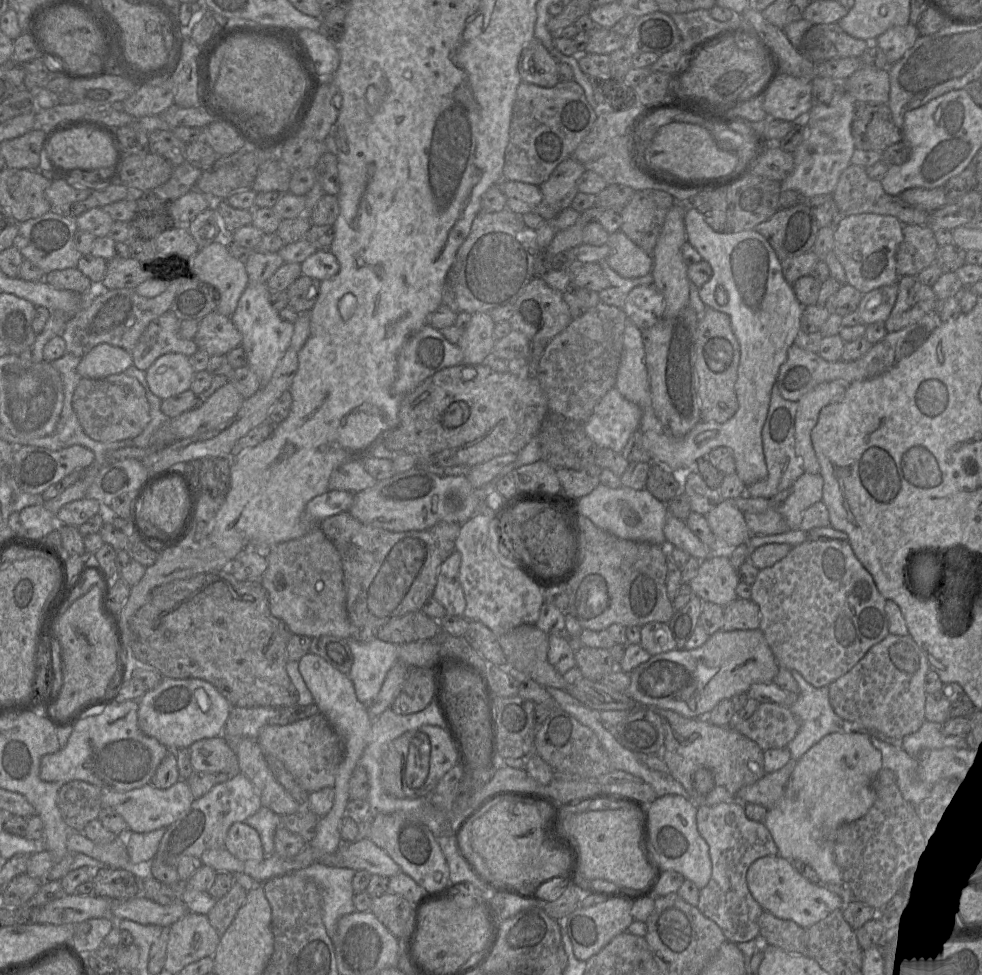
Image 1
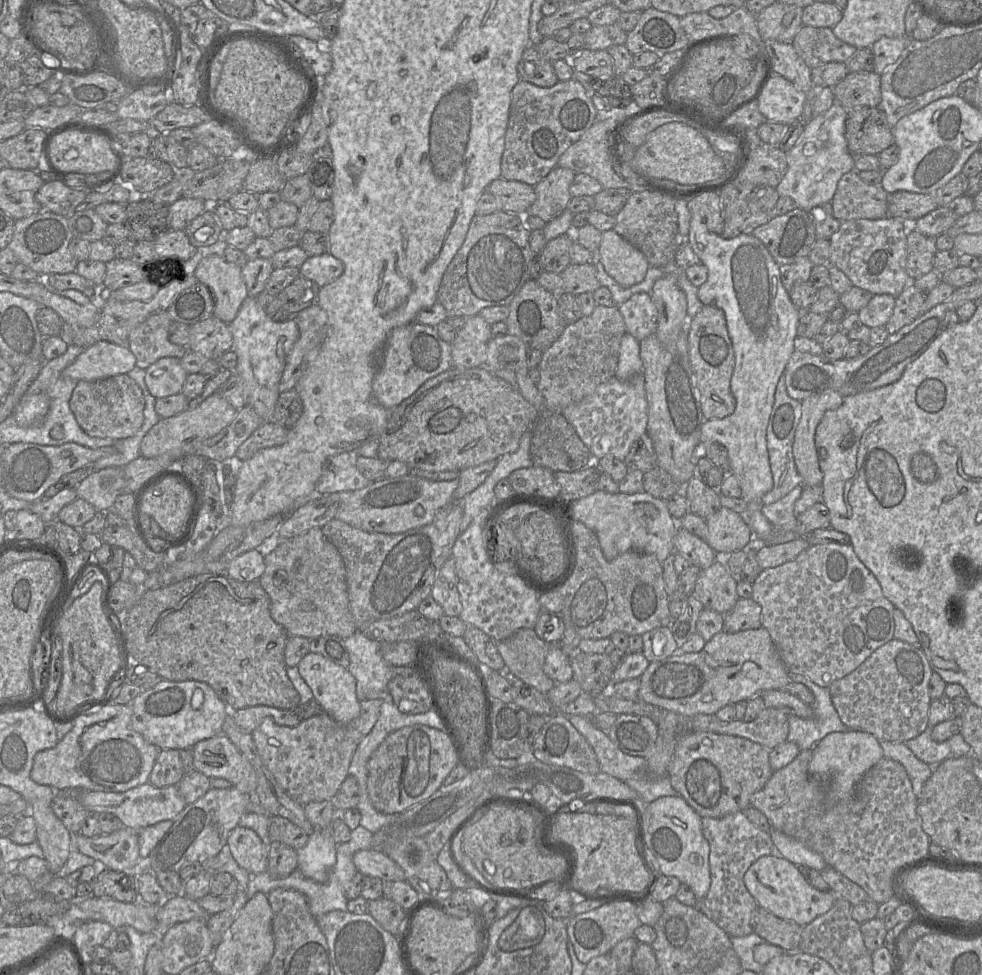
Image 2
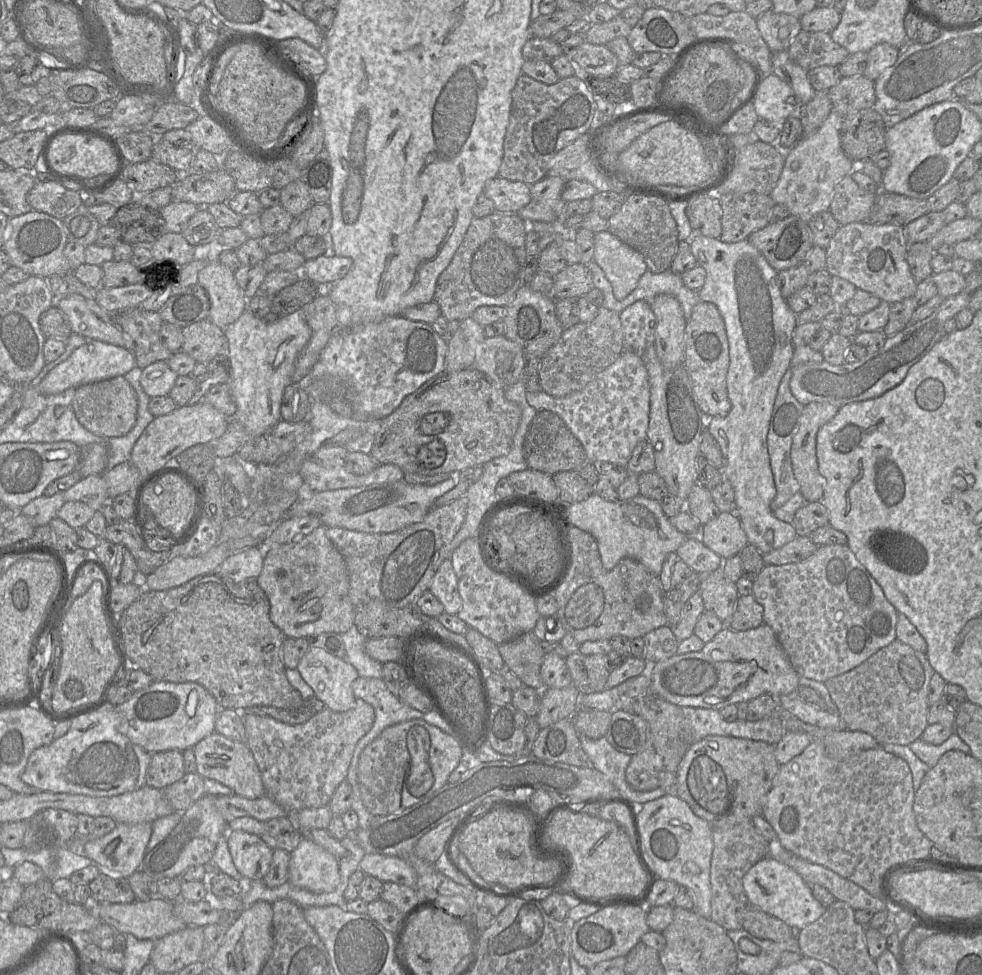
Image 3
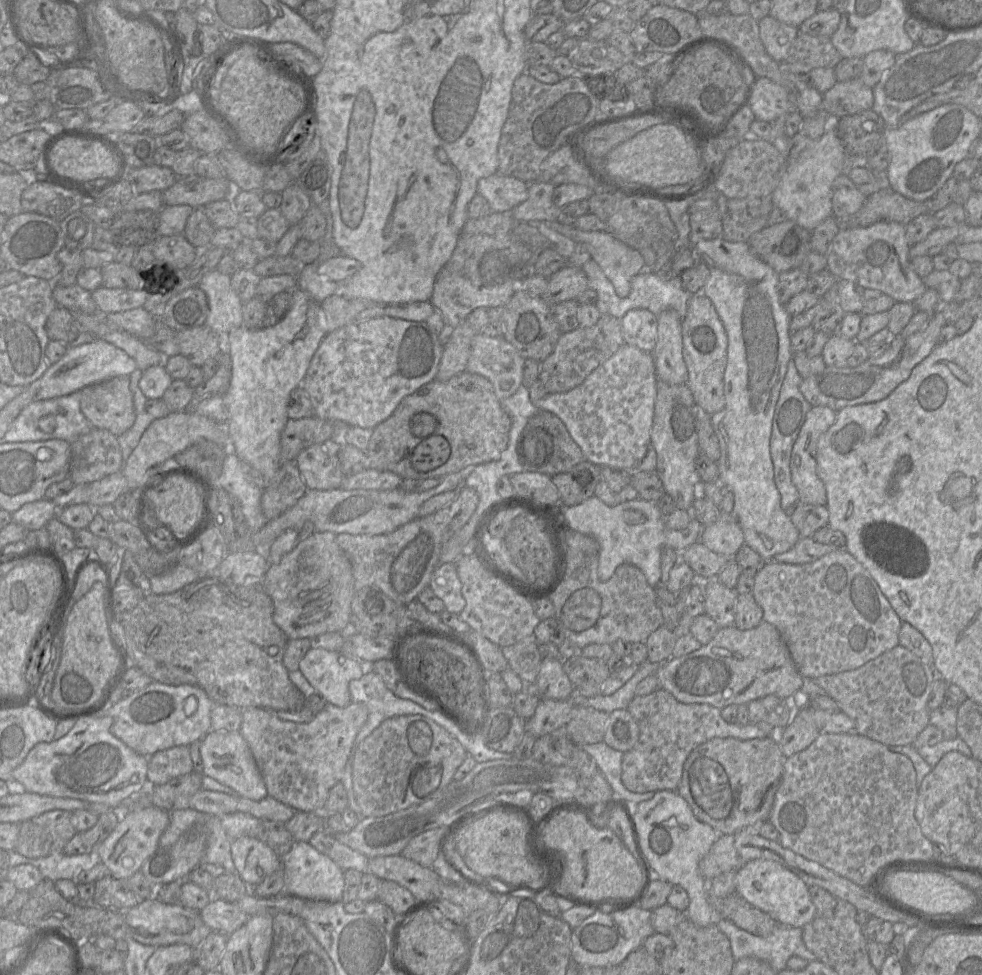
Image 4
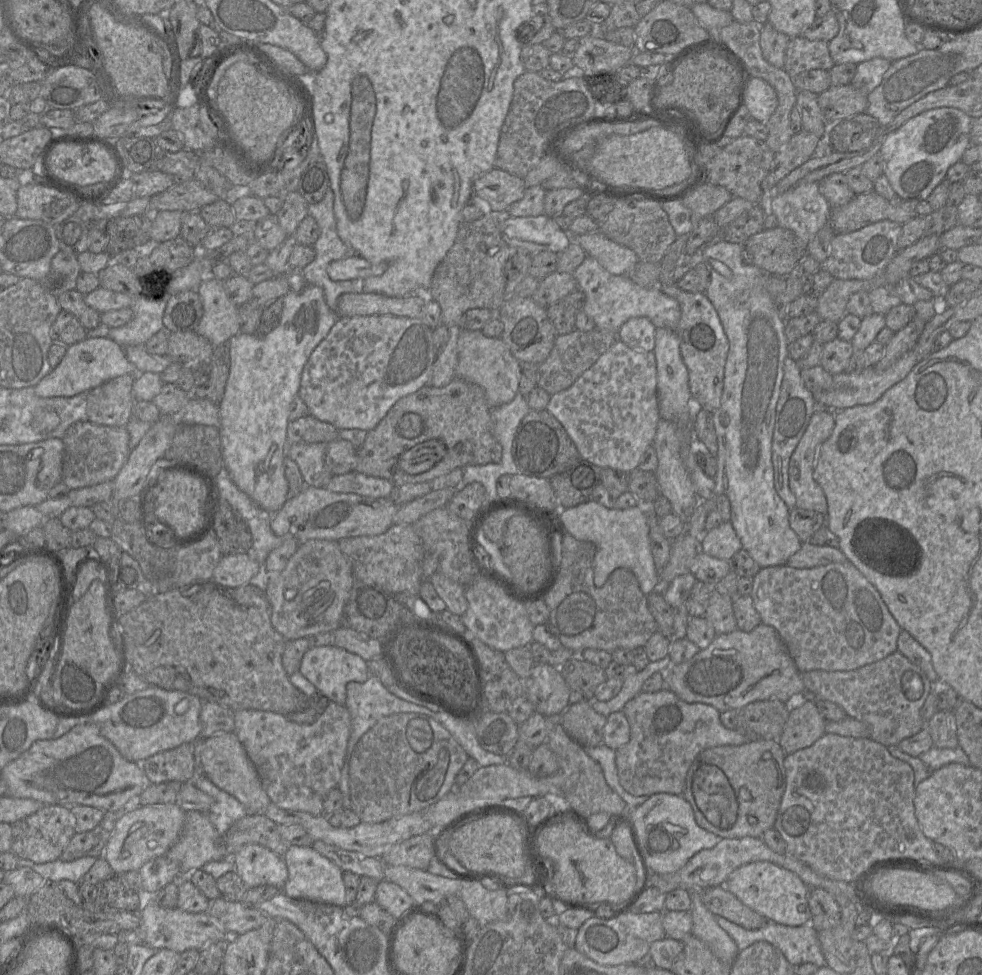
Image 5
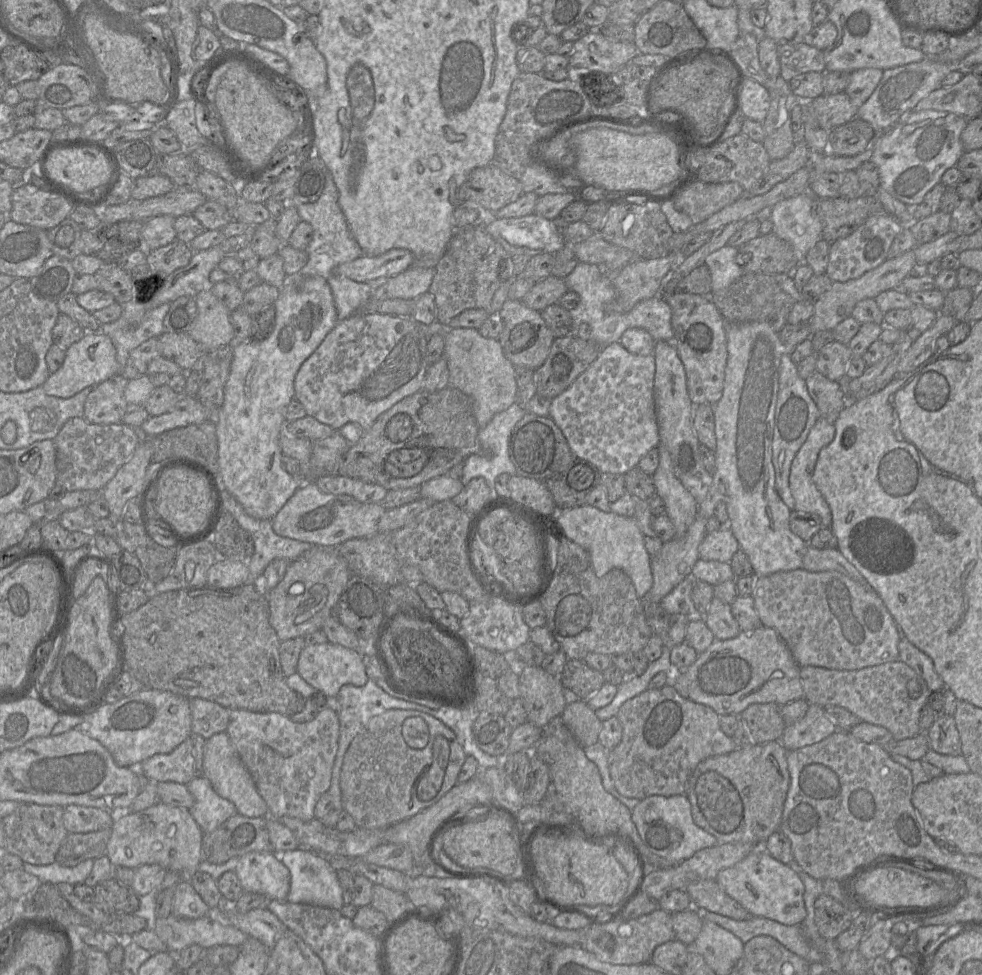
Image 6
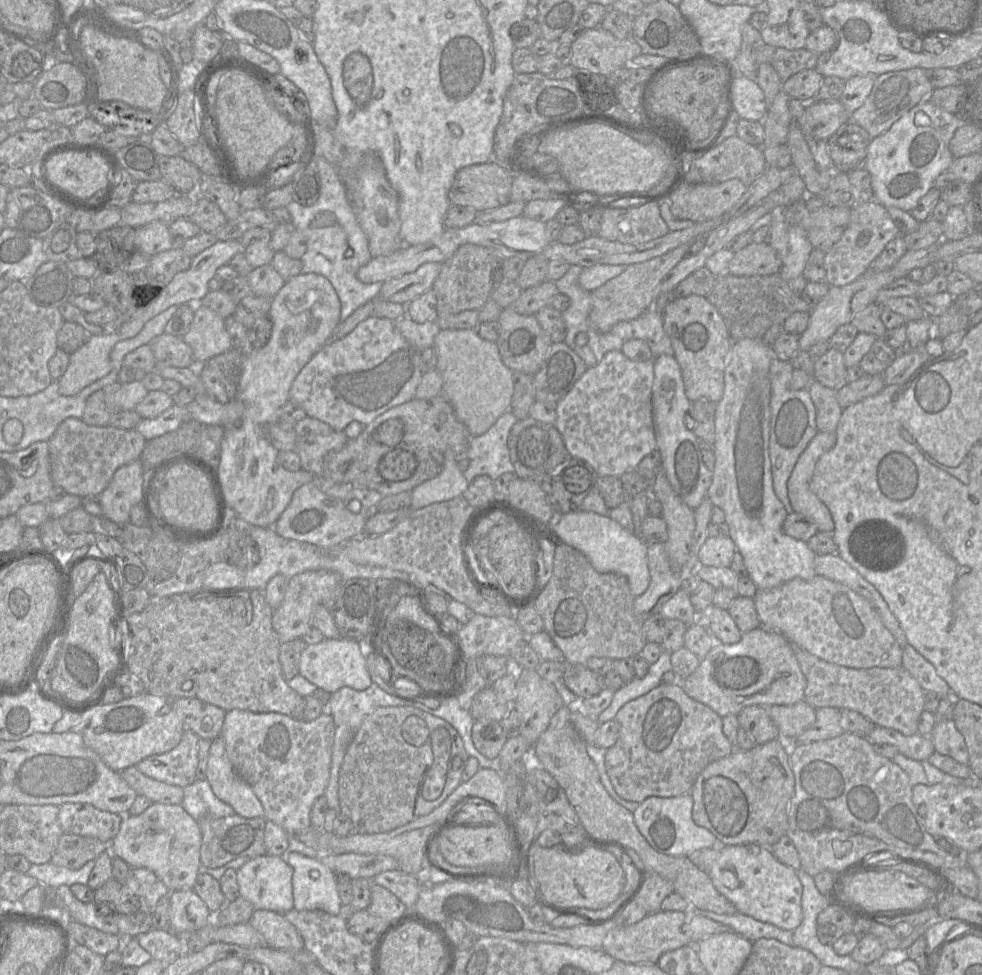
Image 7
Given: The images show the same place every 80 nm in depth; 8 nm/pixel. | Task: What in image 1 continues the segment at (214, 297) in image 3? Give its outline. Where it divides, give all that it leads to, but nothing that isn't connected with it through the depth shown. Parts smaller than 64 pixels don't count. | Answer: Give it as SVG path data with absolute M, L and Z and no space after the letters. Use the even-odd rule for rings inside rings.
M225 239L200 248L188 260L192 277L198 278L215 289L216 311L231 317L249 284L245 263L231 255Z

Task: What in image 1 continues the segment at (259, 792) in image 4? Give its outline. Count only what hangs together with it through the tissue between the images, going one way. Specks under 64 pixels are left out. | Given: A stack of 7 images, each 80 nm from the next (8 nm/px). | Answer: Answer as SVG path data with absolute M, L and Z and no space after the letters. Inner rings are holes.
M222 735L196 741L188 749L194 771L228 775L240 773L237 755Z

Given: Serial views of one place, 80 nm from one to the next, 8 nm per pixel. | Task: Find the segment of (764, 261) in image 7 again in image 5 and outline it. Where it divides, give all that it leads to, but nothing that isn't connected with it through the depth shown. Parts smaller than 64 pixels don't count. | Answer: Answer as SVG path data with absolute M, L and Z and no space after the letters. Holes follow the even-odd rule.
M780 226L764 229L750 236L744 247L752 255L753 264L766 274L772 275L790 275L806 255L806 244L791 230Z

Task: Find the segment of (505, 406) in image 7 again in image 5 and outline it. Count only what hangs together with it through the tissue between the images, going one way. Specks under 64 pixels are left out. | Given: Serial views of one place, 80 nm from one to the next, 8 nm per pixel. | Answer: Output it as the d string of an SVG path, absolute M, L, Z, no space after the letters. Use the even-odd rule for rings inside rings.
M462 329L457 342L458 364L455 378L477 384L484 389L491 408L511 402L519 392L520 362L511 354L501 338L490 338L481 330Z

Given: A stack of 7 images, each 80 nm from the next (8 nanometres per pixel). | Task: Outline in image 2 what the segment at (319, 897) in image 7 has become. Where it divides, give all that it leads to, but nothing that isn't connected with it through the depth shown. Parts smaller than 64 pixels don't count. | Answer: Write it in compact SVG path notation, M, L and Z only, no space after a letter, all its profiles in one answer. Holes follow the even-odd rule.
M329 828L316 829L309 835L306 845L297 851L297 869L308 879L318 883L327 882L337 858L337 846Z

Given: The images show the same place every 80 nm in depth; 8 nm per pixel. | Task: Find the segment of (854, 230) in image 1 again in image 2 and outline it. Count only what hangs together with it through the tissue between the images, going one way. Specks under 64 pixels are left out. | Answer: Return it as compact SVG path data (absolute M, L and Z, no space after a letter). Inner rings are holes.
M885 217L880 219L853 219L847 221L841 221L839 229L830 237L830 256L829 265L833 265L841 270L856 287L869 291L871 294L889 294L897 298L903 290L911 283L914 283L915 279L911 279L906 270L906 252L907 252L907 233L909 224L901 219L893 217Z

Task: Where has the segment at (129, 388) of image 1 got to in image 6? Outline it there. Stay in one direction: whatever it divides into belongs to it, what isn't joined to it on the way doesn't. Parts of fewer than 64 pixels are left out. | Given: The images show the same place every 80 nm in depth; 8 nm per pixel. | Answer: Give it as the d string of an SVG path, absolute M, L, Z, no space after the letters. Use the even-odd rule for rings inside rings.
M117 374L96 385L84 403L83 418L91 424L121 423L128 406L124 398L128 381Z

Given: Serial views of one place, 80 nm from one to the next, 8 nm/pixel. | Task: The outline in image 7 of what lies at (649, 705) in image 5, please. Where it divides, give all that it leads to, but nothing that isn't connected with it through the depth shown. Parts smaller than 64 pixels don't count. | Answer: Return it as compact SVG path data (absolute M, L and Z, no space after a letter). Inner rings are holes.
M679 682L659 685L647 694L627 702L614 720L619 727L619 738L614 746L606 750L605 767L615 791L627 801L641 803L649 797L690 794L706 766L735 750L735 745L723 732L722 717L707 705L688 696Z

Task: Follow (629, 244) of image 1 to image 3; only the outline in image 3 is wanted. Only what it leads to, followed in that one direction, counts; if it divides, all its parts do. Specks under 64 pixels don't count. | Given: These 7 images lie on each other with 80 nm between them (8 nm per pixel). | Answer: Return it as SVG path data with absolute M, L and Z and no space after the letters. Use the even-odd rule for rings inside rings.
M609 231L594 234L593 261L611 283L617 300L627 297L647 271L643 256Z

